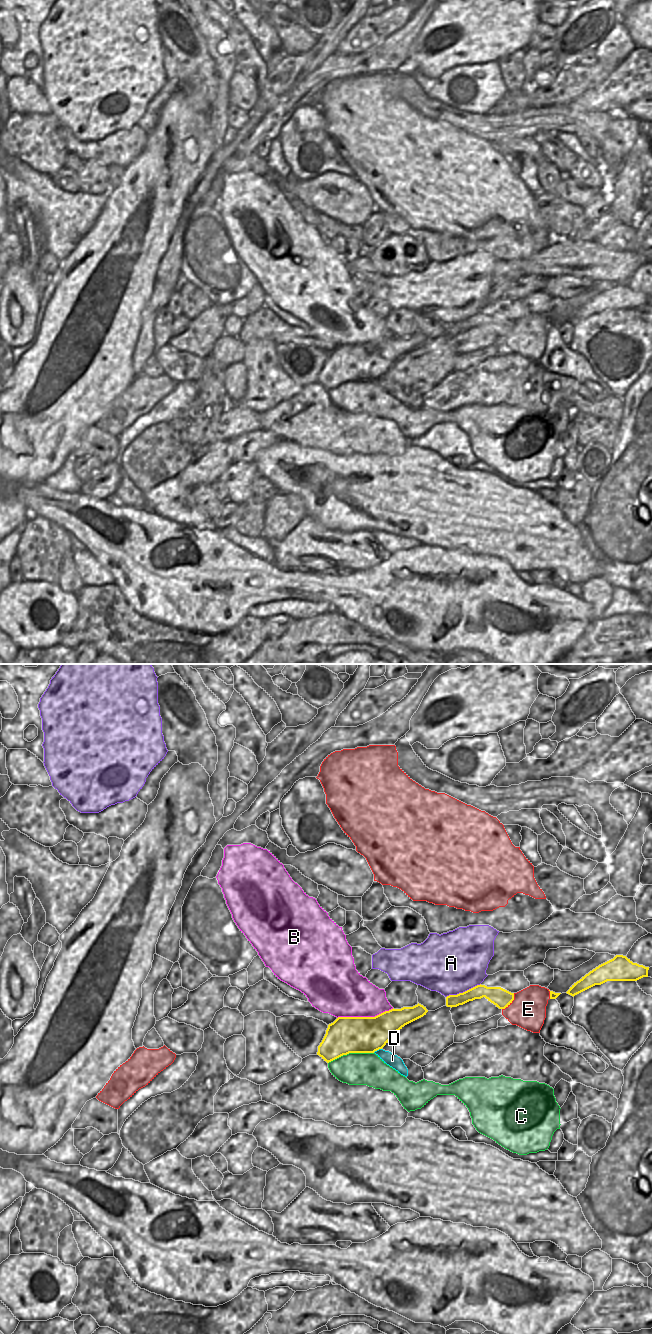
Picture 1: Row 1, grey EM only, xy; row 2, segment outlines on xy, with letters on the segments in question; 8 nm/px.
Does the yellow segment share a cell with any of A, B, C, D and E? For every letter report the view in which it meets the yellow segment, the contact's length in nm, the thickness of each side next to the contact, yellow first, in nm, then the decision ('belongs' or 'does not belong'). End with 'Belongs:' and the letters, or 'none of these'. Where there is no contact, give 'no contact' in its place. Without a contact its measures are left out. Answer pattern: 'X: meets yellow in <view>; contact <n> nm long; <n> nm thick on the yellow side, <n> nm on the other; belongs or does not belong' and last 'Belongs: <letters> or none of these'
A: meets yellow in xy; contact 300 nm long; 130 nm thick on the yellow side, 500 nm on the other; does not belong
B: meets yellow in xy; contact 460 nm long; 300 nm thick on the yellow side, 380 nm on the other; does not belong
C: meets yellow in xy; contact 380 nm long; 300 nm thick on the yellow side, 260 nm on the other; does not belong
D: meets yellow in xy; contact 80 nm long; 280 nm thick on the yellow side, 100 nm on the other; does not belong
E: meets yellow in xy; contact 170 nm long; 150 nm thick on the yellow side, 280 nm on the other; does not belong
Belongs: none of these

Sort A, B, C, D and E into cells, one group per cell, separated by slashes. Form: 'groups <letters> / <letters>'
groups A / B / C / D / E

